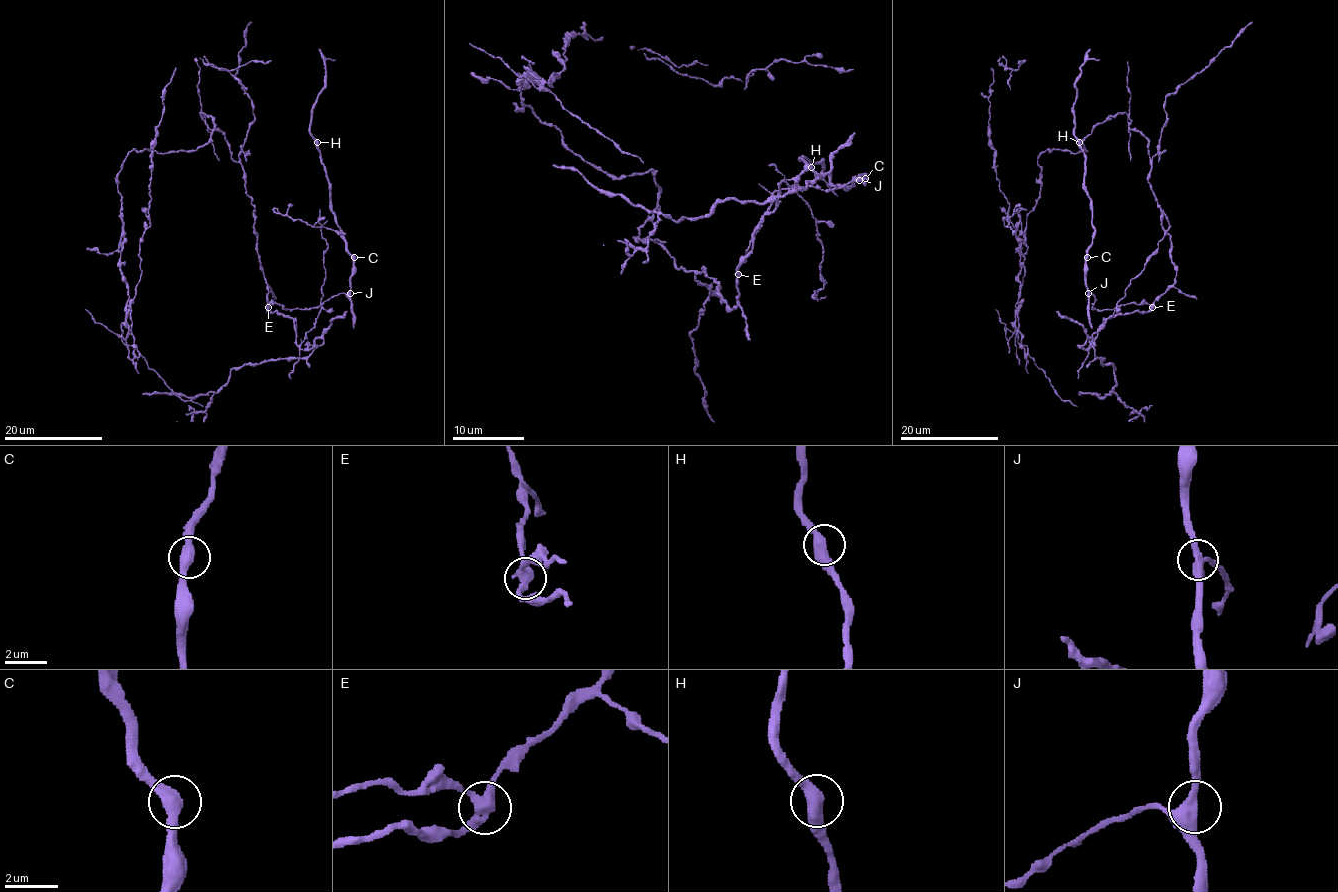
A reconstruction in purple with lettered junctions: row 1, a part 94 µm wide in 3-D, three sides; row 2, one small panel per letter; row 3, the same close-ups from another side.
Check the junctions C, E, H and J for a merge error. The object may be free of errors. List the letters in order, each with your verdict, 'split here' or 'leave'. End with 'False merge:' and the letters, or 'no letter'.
C: leave
E: split here
H: leave
J: leave
False merge: E

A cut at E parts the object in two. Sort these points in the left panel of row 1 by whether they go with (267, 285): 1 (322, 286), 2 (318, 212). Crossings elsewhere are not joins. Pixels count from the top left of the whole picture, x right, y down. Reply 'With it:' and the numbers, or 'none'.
With it: 1, 2

